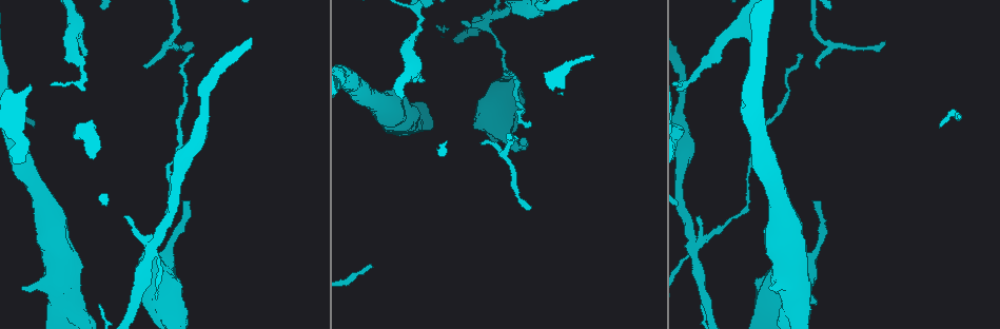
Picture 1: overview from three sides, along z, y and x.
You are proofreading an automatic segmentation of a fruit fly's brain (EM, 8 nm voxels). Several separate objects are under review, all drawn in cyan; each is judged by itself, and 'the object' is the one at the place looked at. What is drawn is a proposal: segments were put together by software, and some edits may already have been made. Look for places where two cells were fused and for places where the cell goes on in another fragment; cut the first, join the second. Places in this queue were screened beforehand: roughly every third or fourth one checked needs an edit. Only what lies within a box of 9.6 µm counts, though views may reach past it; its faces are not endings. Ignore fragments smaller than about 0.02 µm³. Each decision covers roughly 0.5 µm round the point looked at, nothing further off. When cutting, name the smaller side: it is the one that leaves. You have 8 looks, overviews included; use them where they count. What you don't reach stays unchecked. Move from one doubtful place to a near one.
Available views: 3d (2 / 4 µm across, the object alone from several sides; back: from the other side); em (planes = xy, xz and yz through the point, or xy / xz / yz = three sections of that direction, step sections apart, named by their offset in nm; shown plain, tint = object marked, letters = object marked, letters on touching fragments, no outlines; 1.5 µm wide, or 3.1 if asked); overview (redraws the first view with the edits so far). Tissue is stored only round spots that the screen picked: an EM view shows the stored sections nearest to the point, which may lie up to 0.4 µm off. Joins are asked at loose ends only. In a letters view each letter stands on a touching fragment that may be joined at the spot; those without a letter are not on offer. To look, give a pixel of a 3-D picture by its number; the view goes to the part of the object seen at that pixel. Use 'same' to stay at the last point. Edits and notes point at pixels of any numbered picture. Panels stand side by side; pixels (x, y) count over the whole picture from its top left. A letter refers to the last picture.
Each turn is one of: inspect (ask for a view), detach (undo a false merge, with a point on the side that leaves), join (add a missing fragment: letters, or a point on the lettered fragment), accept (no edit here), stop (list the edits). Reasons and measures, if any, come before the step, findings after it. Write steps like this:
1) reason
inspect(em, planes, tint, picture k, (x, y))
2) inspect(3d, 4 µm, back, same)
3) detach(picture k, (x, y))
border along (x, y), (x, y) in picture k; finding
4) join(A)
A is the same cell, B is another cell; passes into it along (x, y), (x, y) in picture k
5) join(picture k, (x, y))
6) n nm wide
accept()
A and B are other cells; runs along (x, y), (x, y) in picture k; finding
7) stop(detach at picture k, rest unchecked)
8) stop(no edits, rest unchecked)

tapers out
inspect(em, planes, letters, picture 1, (529, 209))

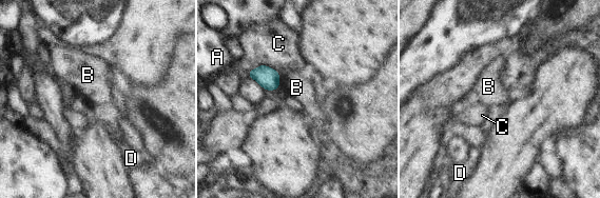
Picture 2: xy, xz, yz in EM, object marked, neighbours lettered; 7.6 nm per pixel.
accept()
A, B, C and D are other cells; border along (277, 71), (278, 86) in picture 2; none of them fits

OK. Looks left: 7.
tapers out
inspect(3d, 2 µm, picture 1, (422, 79))

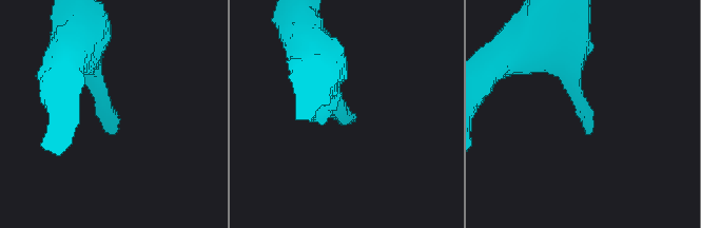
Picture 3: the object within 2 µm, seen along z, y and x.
inspect(em, planes, letters, picture 3, (350, 119))

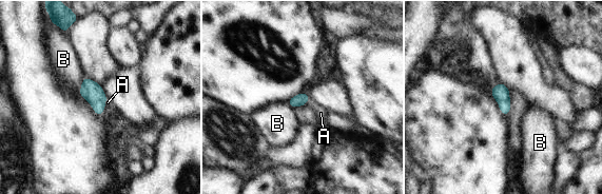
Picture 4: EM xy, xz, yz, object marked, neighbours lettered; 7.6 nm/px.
join(A)
A is the same cell, B is another cell; passes into it along (300, 99), (307, 101), (321, 113) in picture 4; it goes on there

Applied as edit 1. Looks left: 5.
see it whole again
inspect(overview)

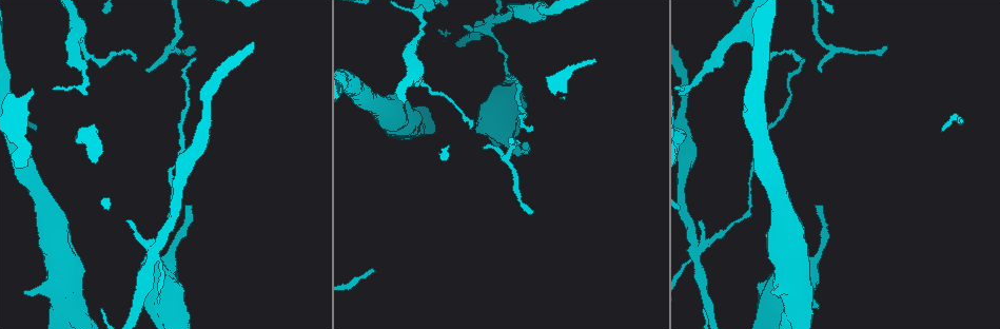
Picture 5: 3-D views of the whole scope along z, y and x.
thin end
inspect(3d, 4 µm, picture 5, (799, 61))

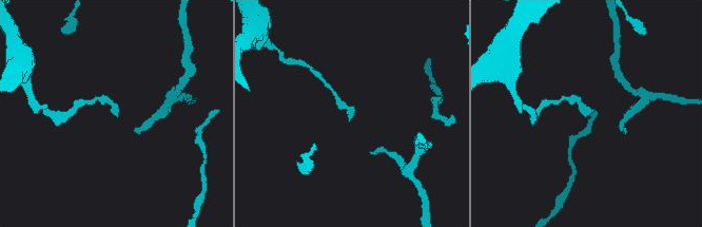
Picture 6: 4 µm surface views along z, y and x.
shape alone is not enough
inspect(em, planes, letters, picture 6, (584, 116))

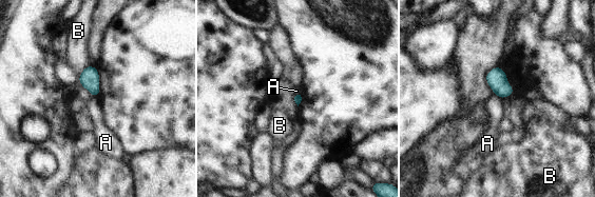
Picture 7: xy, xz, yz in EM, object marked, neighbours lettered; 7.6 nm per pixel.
accept()
A and B are other cells; border along (494, 93), (501, 99) in picture 7; no lettered fragment goes on from it

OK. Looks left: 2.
stops while still wide
inspect(em, yz, step 8, letters, picture 5, (24, 290))

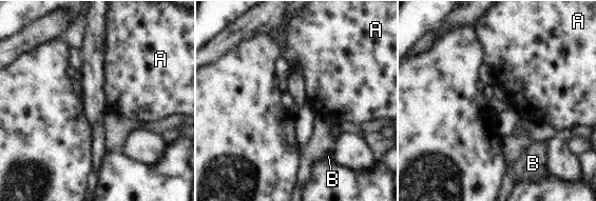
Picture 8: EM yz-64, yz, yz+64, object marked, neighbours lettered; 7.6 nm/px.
inspect(em, xy, step 4, letters, same)

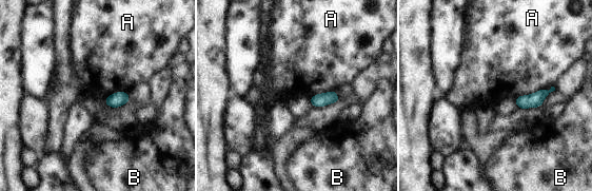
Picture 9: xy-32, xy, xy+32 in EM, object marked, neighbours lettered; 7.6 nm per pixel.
accept()
A and B are other cells; border along (544, 89), (517, 96) in picture 9; none of them fits

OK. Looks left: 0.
stop(join at picture 4, rest unchecked)

